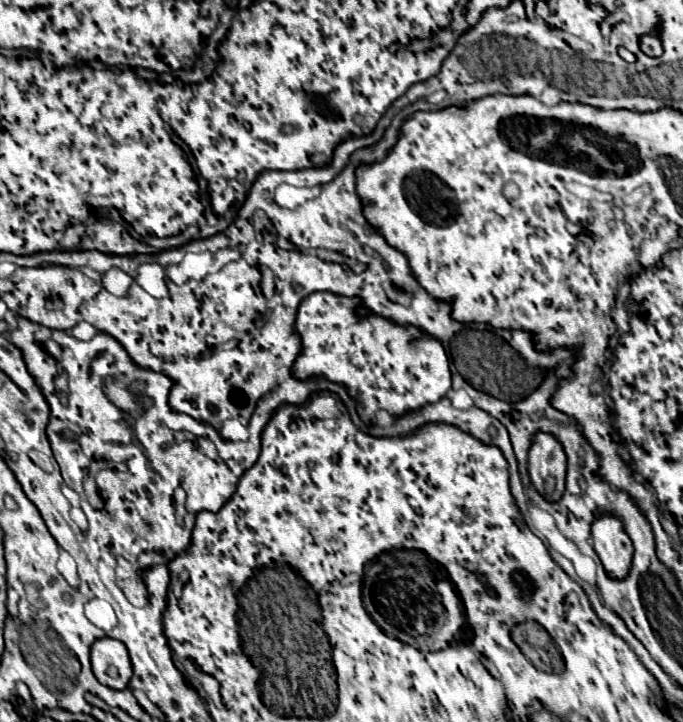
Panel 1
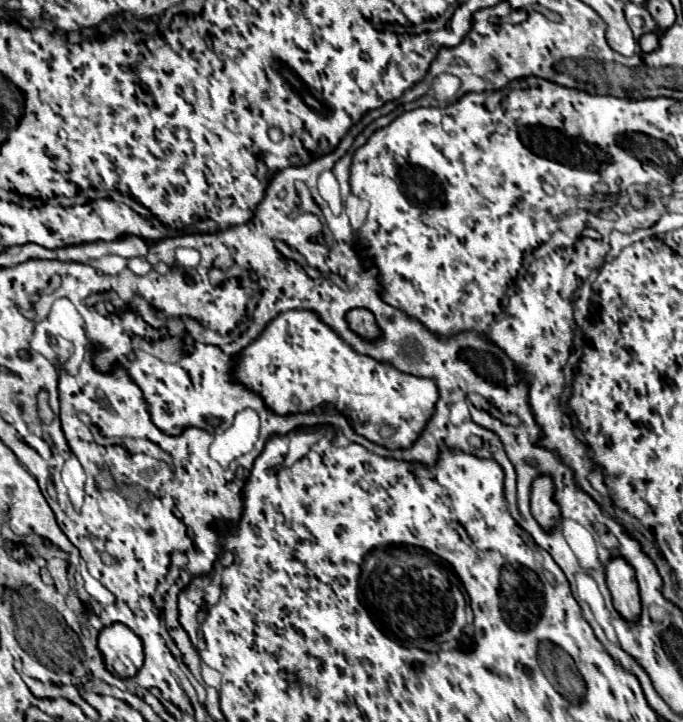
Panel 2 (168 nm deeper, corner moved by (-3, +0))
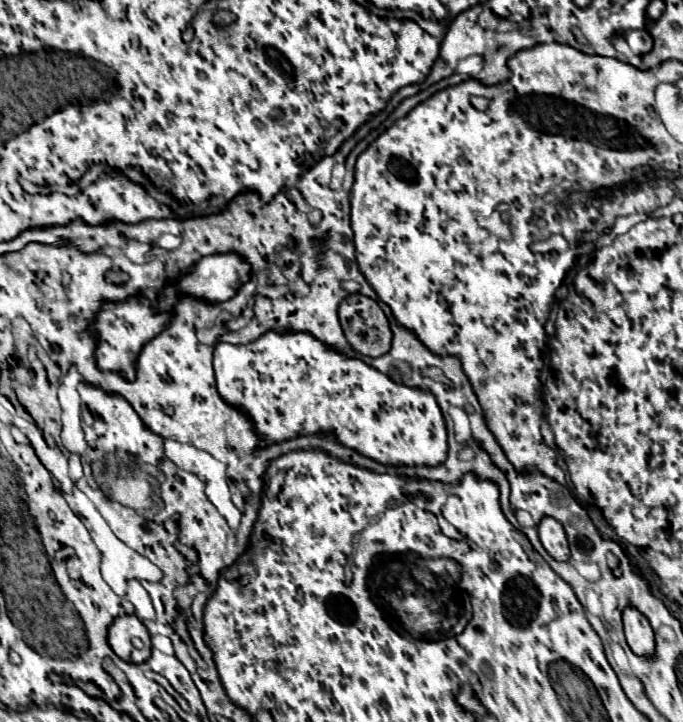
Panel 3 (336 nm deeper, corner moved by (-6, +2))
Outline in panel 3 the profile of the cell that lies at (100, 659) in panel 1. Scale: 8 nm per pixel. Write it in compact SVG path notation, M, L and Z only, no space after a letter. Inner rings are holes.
M119 616L113 620L109 628L109 646L121 660L131 664L141 664L151 656L149 632L137 616Z

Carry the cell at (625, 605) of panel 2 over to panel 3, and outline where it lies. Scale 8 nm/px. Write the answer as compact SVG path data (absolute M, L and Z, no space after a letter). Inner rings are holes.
M627 606L623 610L623 626L625 626L627 644L635 654L647 656L647 654L653 652L653 648L655 648L655 632L653 632L649 620L637 608Z

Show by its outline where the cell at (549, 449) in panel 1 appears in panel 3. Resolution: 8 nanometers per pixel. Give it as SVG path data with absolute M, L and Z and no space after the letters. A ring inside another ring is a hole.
M545 516L539 524L537 524L537 532L541 538L541 544L545 546L545 550L555 556L557 560L569 560L569 544L567 544L567 536L563 532L563 526L559 524L559 520L551 520L551 516Z

